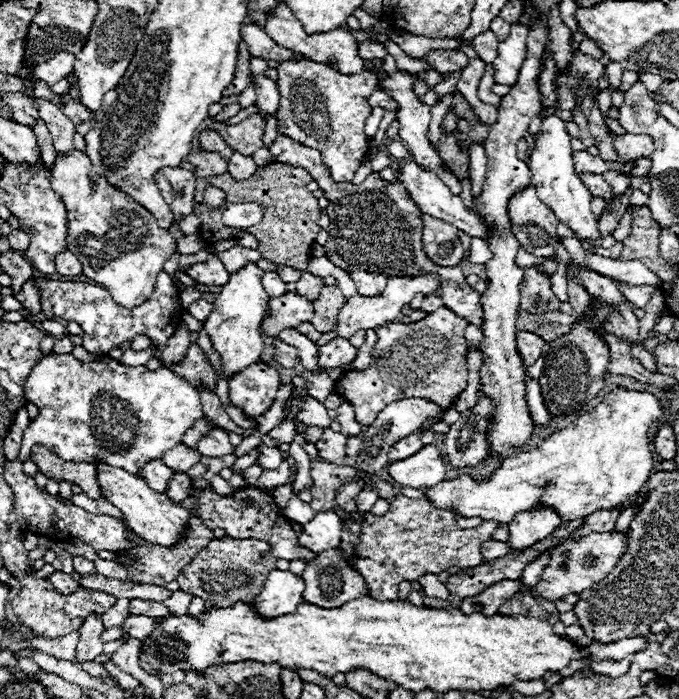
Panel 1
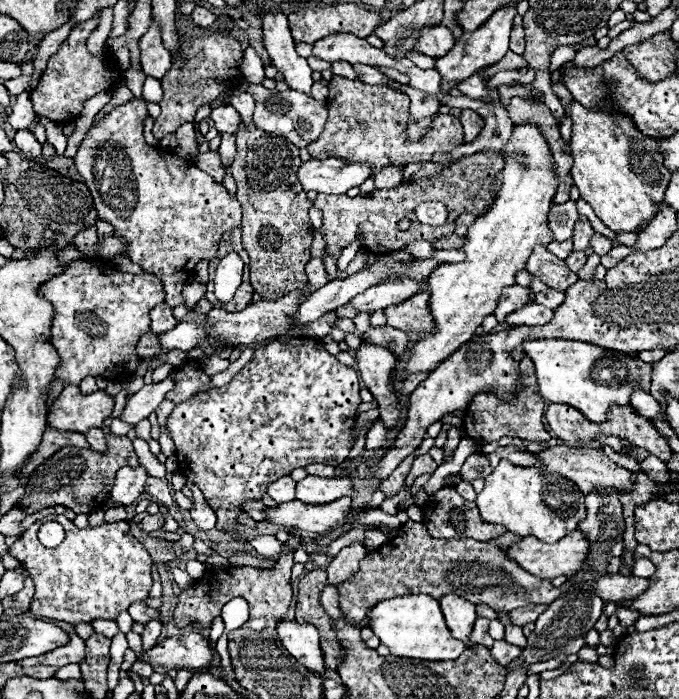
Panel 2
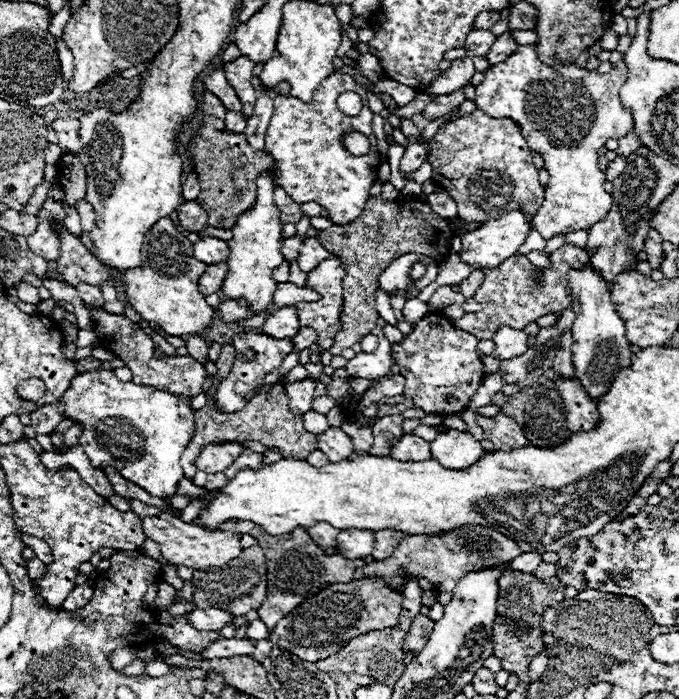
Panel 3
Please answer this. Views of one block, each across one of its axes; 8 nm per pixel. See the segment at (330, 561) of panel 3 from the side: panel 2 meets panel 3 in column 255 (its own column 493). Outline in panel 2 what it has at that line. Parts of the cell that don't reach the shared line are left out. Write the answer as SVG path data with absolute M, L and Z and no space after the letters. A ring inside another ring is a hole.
M446 486L446 488L440 488L436 494L428 496L426 504L422 506L422 512L424 512L424 524L430 532L430 536L434 538L474 538L474 540L492 540L500 534L506 532L506 528L500 528L498 524L488 524L480 518L478 514L478 508L474 502L470 500L464 500L454 488Z

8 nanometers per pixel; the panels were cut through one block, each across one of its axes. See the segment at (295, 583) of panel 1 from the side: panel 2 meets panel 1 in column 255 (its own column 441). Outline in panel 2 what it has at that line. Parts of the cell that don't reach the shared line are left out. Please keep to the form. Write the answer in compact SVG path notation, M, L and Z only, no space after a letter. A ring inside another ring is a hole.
M448 594L440 600L440 608L444 612L444 618L452 636L456 640L462 640L466 648L474 648L474 644L470 642L470 634L476 620L476 606L470 604L468 600L462 600L460 596Z

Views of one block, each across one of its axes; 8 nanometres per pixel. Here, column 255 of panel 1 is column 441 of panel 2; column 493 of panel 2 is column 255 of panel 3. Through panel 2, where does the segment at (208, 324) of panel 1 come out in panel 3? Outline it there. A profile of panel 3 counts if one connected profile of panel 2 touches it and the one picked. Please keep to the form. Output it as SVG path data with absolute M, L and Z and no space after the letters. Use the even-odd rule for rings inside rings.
M260 174L256 184L258 184L256 204L254 208L250 208L238 218L238 222L232 228L234 236L232 240L228 240L230 244L230 258L226 260L228 276L224 280L222 292L232 300L244 298L254 314L262 314L272 304L272 294L276 288L276 280L272 278L272 272L284 262L284 256L280 252L280 244L282 244L280 212L272 200L272 194L276 190L274 176Z

